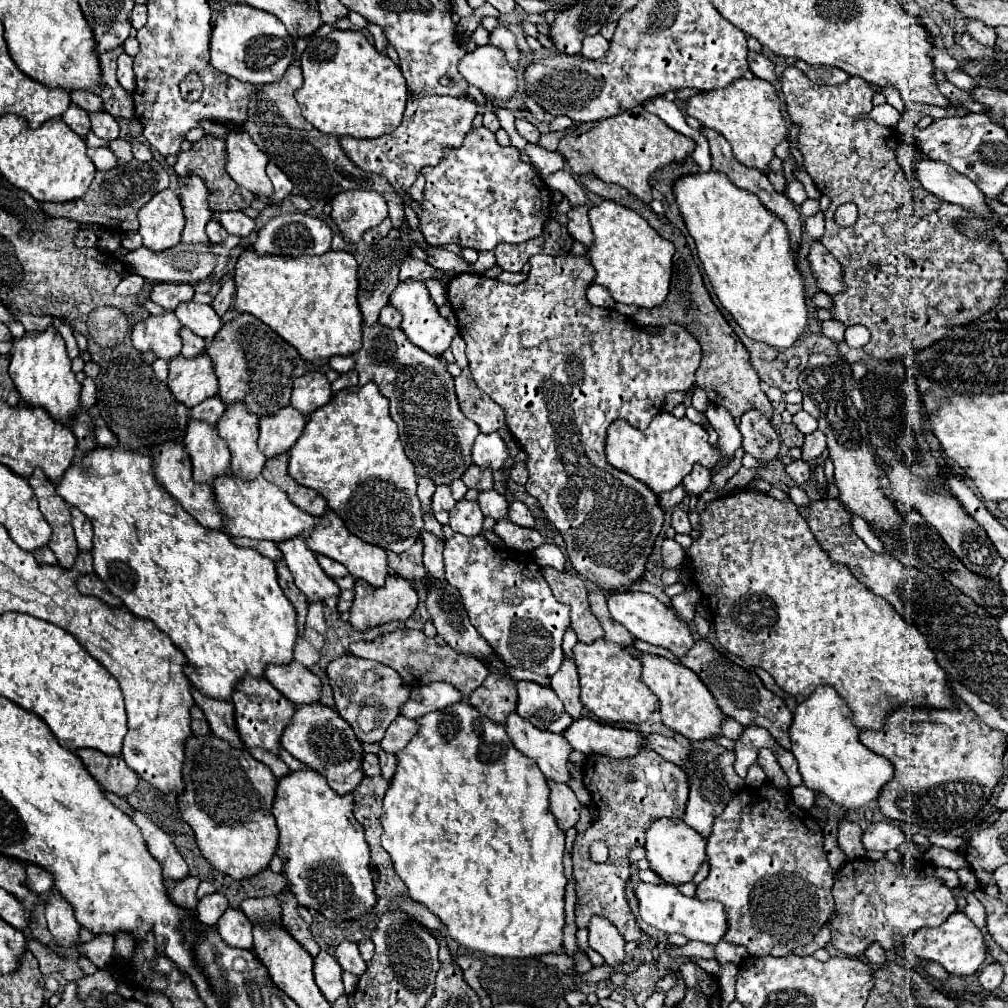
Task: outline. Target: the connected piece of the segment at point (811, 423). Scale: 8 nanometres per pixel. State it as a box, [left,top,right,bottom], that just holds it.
[792,410,818,434]

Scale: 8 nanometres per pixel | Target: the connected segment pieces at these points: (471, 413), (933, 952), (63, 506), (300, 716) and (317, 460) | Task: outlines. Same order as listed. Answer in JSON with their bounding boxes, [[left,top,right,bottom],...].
[[454,368,504,432],[903,912,986,976],[28,470,78,568],[282,704,364,794],[288,382,424,552]]

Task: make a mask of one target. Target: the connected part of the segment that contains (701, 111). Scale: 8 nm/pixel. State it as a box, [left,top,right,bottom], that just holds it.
[688,78,788,172]

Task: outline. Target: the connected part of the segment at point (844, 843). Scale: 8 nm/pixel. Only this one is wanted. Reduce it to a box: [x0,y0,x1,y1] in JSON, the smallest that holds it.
[838,820,866,860]

